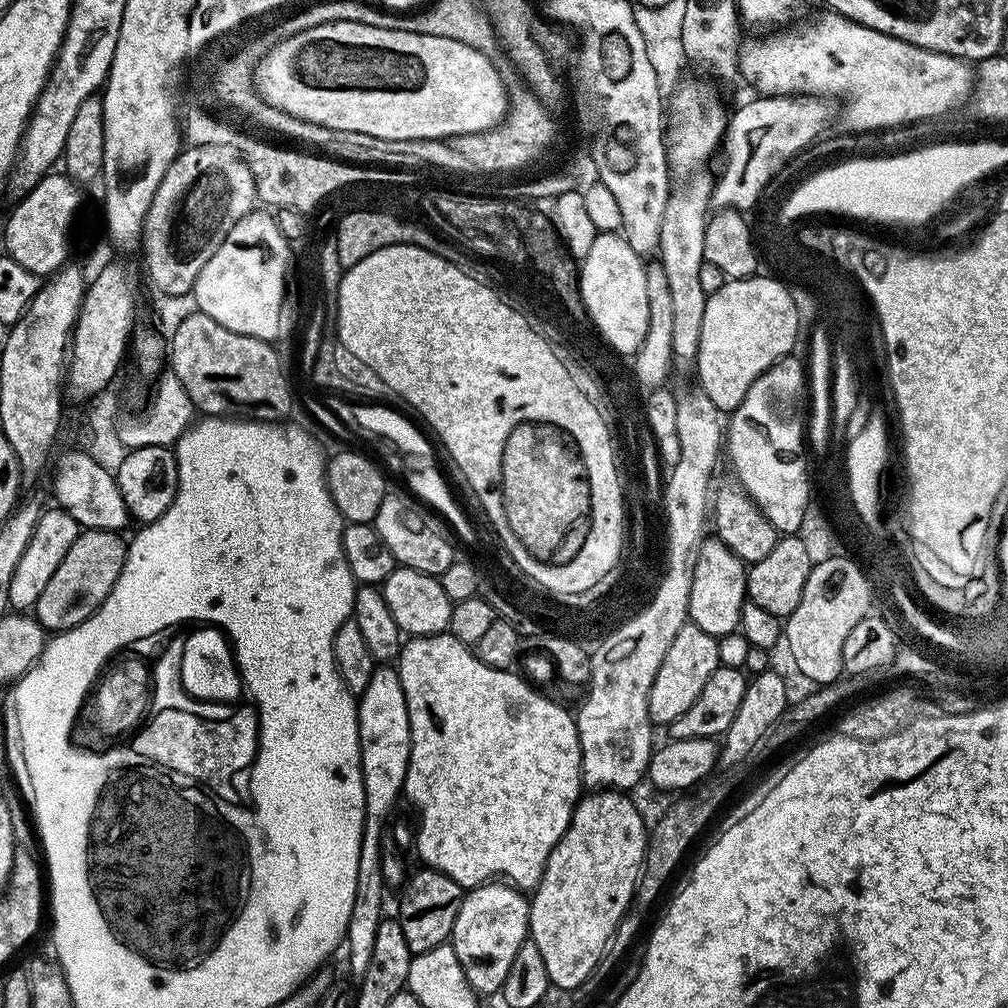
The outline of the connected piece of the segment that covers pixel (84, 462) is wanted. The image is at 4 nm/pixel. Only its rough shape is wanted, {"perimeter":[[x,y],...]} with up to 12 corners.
{"perimeter":[[87,451],[57,462],[55,503],[83,529],[129,521],[115,475]]}

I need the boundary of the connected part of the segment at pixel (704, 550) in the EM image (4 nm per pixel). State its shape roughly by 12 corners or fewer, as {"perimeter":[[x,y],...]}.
{"perimeter":[[720,539],[691,561],[691,623],[719,638],[740,627],[746,565]]}

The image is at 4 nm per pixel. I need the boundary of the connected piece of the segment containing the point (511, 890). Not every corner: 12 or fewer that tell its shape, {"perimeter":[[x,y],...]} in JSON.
{"perimeter":[[508,882],[463,897],[450,943],[476,993],[499,993],[530,936]]}

